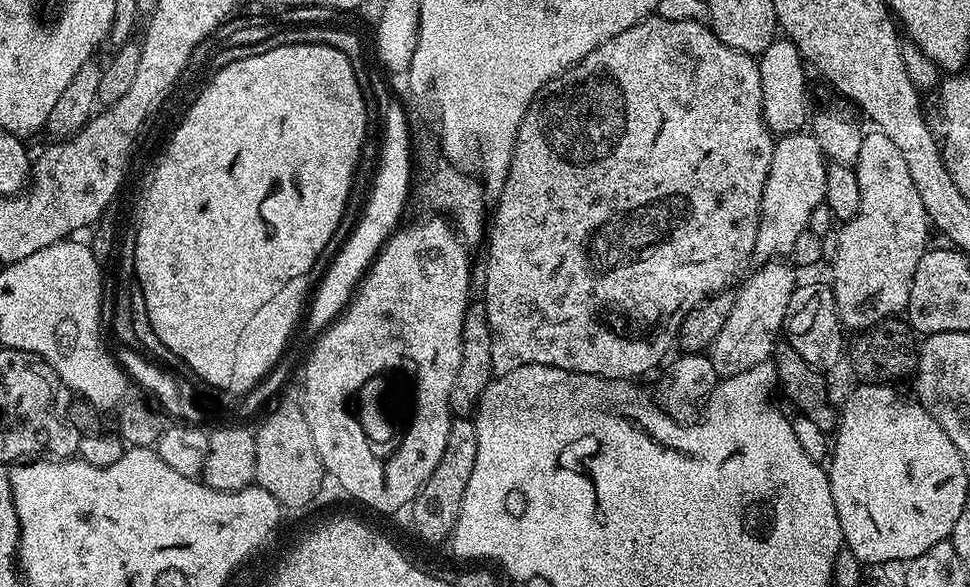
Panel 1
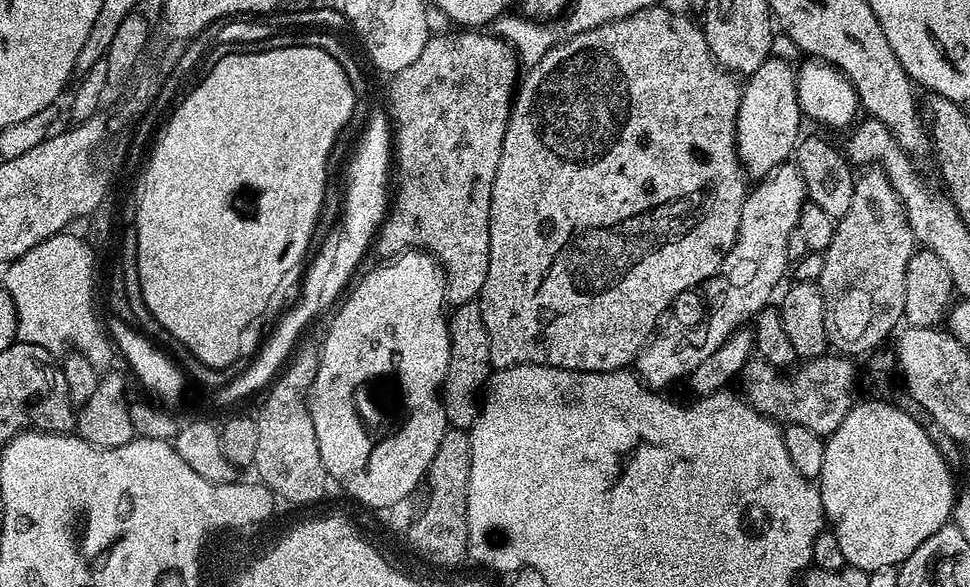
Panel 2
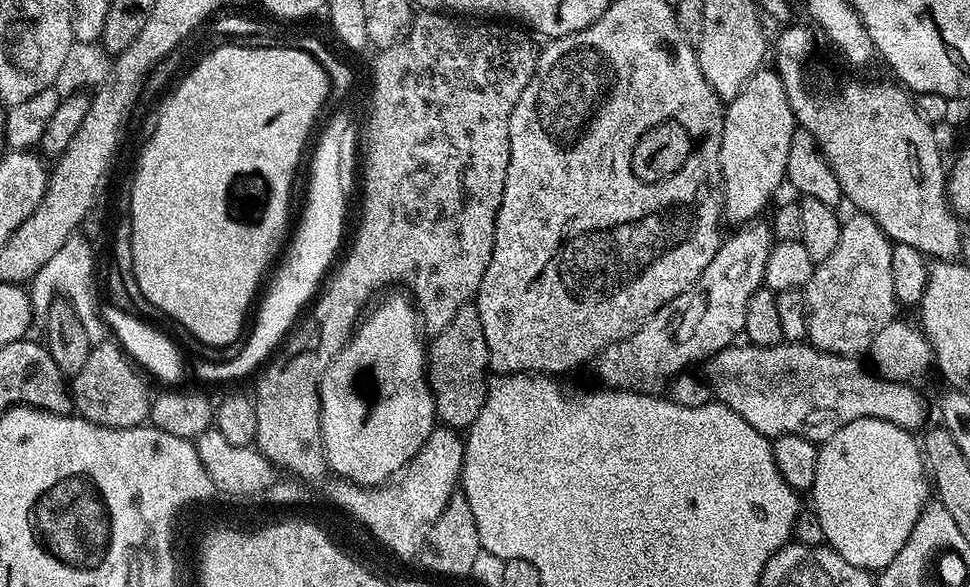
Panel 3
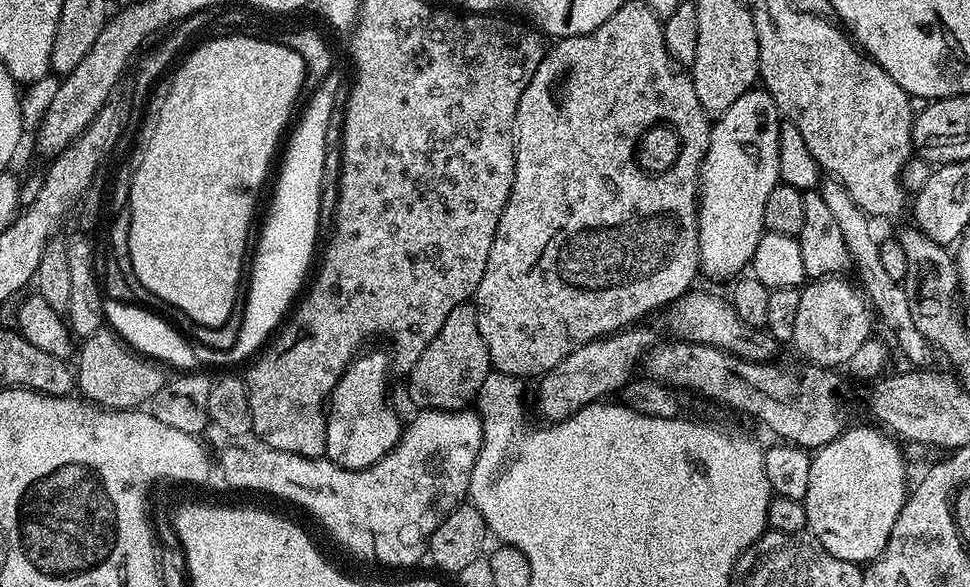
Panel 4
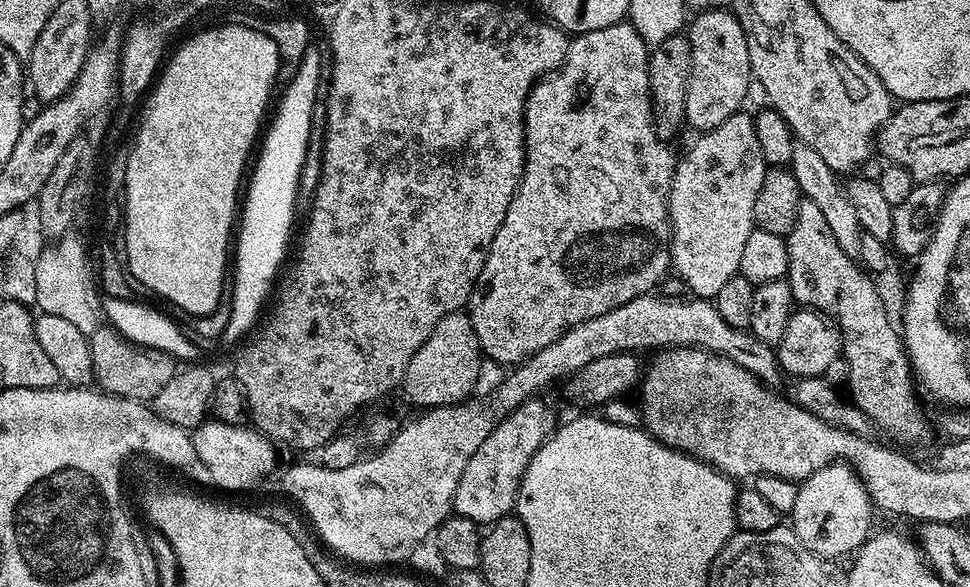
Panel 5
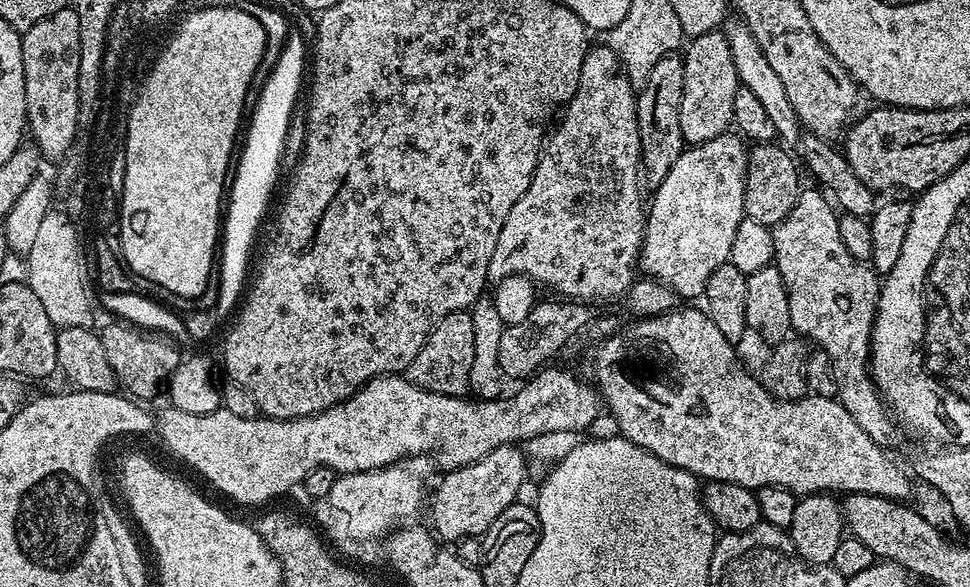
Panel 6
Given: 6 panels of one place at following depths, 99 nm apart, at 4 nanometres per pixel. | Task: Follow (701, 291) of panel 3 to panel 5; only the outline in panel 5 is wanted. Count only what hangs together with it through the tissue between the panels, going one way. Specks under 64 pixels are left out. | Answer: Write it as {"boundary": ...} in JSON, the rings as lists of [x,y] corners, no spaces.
{"boundary":[[[540,396],[532,397],[511,415],[505,416],[478,448],[478,454],[470,458],[452,499],[455,515],[472,519],[479,526],[491,526],[515,509],[516,495],[520,492],[520,483],[532,456],[558,424],[555,410],[542,399]]]}

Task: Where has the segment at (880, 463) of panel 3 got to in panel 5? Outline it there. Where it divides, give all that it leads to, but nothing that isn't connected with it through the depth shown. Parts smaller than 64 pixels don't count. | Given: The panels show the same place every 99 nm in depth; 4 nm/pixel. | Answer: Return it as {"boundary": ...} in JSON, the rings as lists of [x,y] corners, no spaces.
{"boundary":[[[837,462],[827,464],[822,470],[799,481],[798,498],[790,513],[790,526],[811,552],[825,558],[851,557],[873,531],[872,512],[873,500],[857,469],[853,465]]]}

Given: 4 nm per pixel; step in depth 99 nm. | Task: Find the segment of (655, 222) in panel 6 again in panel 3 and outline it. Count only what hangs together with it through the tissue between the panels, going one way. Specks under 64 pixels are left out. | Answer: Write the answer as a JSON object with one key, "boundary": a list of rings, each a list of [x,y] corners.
{"boundary":[[[765,66],[759,68],[750,78],[750,82],[746,82],[746,86],[733,100],[727,101],[724,109],[724,125],[722,126],[722,150],[720,151],[720,173],[724,179],[724,215],[723,219],[732,223],[732,226],[743,226],[749,222],[755,221],[756,216],[768,203],[772,200],[772,195],[776,192],[776,187],[786,180],[786,158],[790,158],[790,138],[794,138],[794,130],[797,127],[794,114],[790,110],[790,102],[786,98],[786,86],[782,86],[782,78],[771,67]]]}

